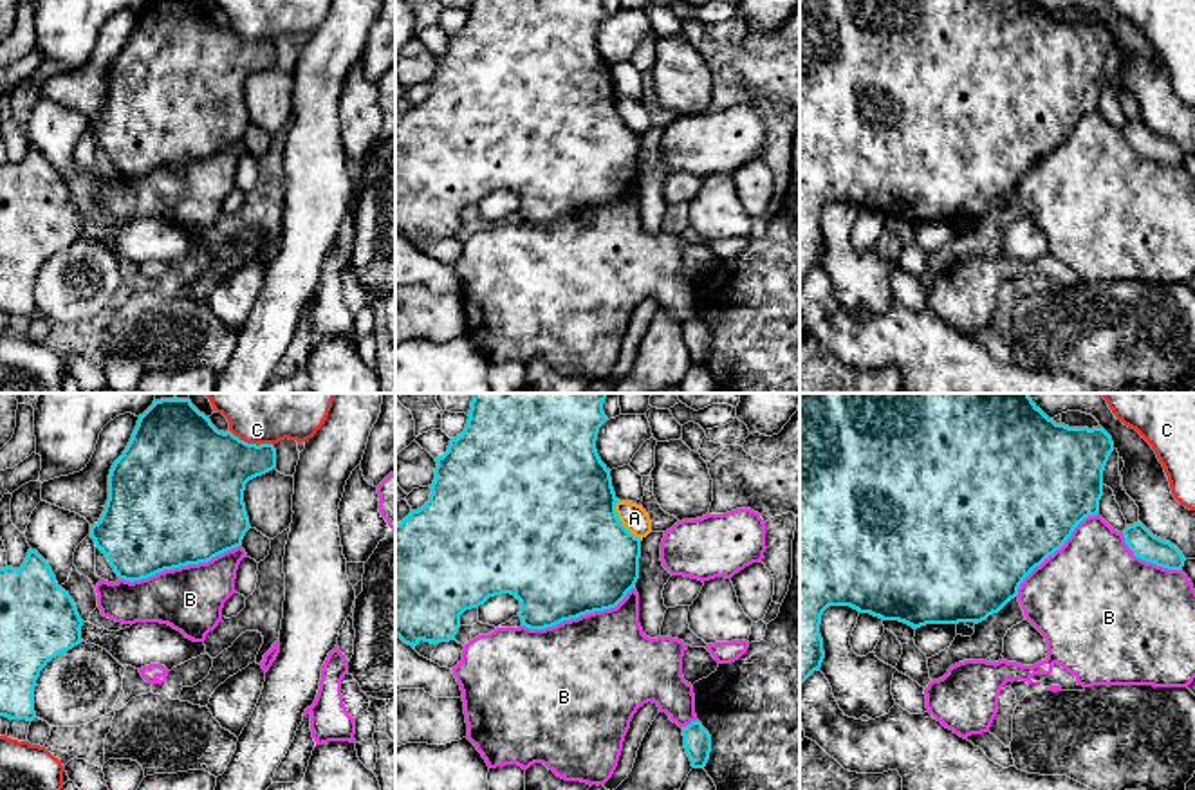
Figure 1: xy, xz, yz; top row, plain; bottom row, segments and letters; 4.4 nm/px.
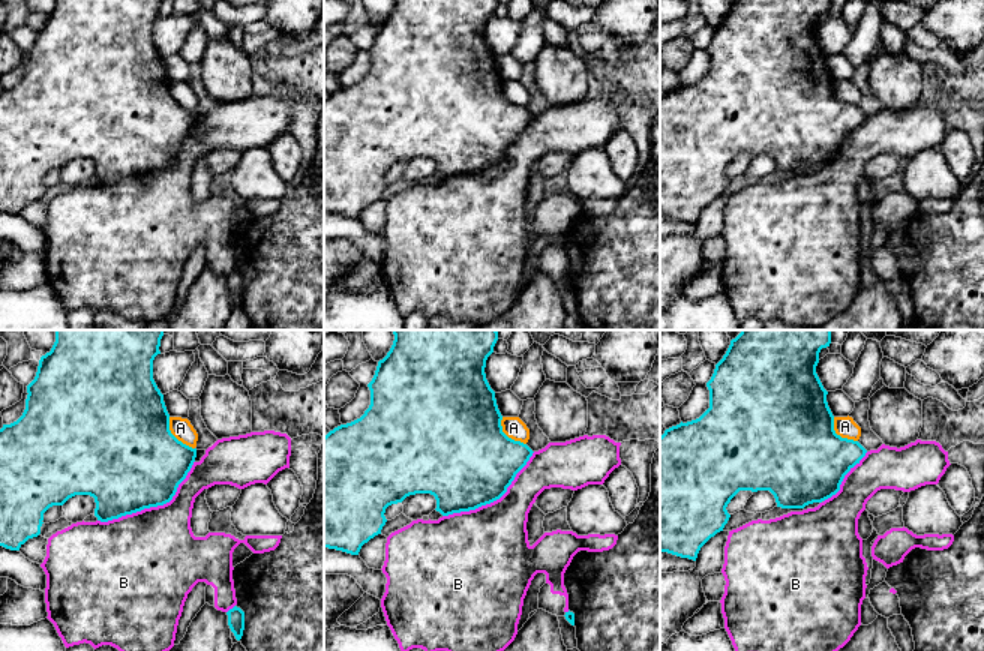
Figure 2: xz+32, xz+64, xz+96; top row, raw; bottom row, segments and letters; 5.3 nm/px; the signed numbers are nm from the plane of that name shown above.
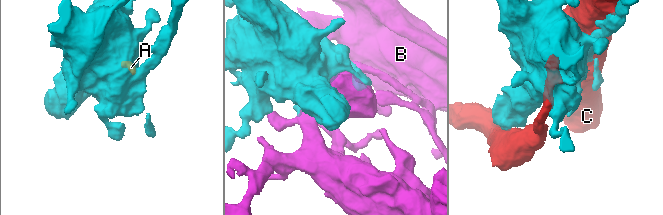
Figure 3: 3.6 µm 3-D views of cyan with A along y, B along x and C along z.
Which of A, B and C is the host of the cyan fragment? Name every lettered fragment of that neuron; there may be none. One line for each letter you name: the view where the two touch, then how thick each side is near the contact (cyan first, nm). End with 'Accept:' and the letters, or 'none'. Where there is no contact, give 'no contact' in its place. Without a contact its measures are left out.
B: xy | 500/300 nm
Accept: B

